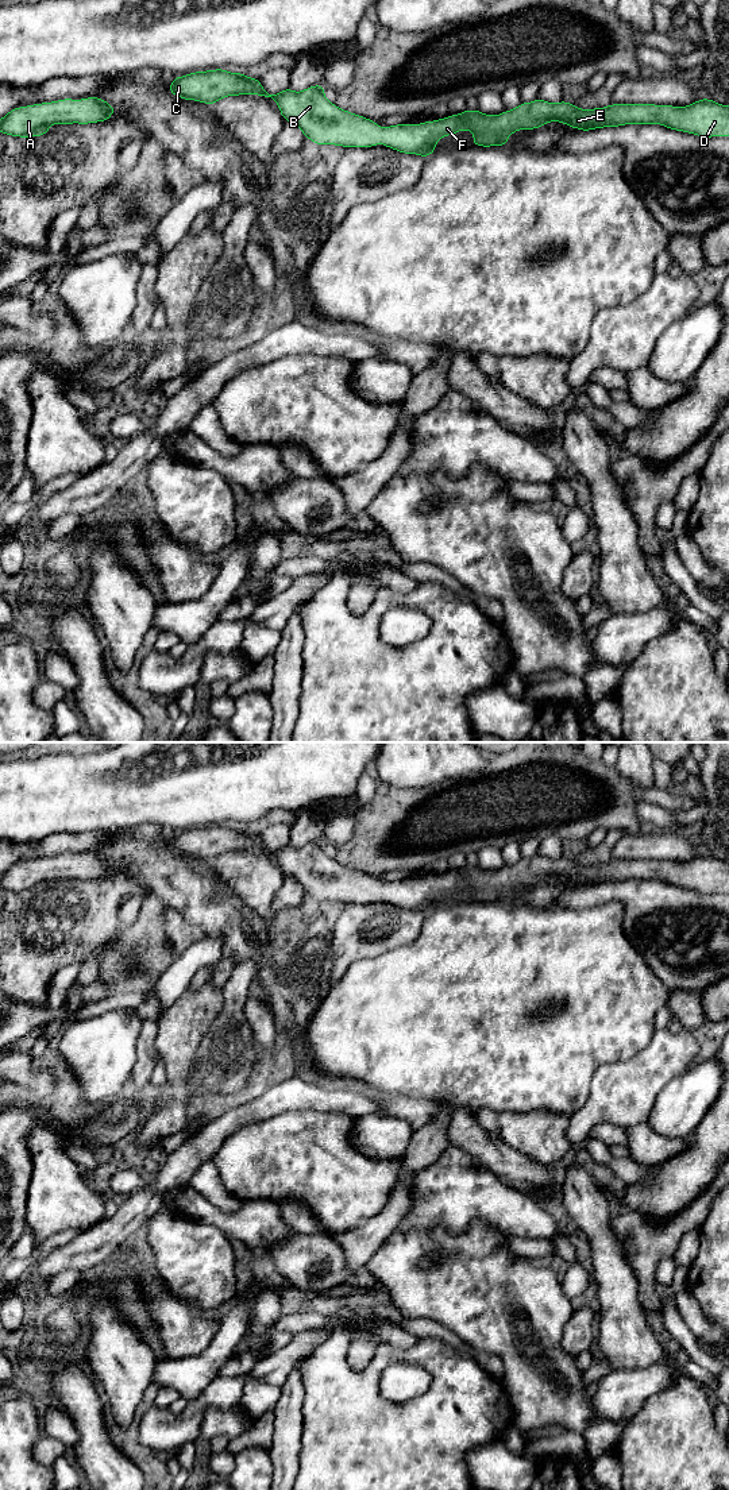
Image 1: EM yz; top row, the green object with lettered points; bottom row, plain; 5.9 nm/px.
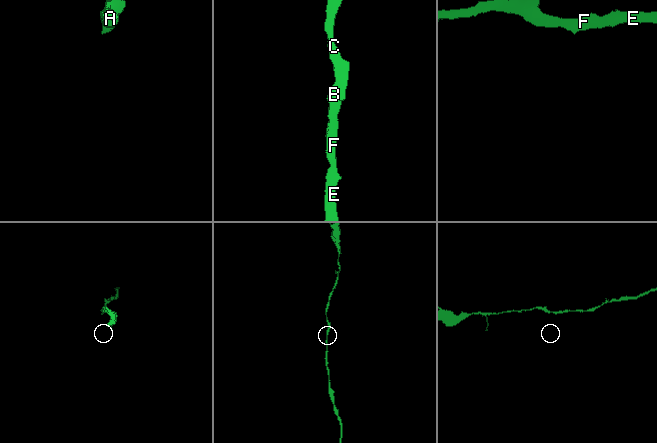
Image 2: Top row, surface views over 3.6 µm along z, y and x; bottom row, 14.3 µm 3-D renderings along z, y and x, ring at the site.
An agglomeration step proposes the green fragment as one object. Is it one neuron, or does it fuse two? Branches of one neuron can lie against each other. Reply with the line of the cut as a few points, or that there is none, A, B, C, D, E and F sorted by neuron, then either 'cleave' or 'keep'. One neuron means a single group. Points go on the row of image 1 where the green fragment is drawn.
cut none; groups A B C D E F; keep

